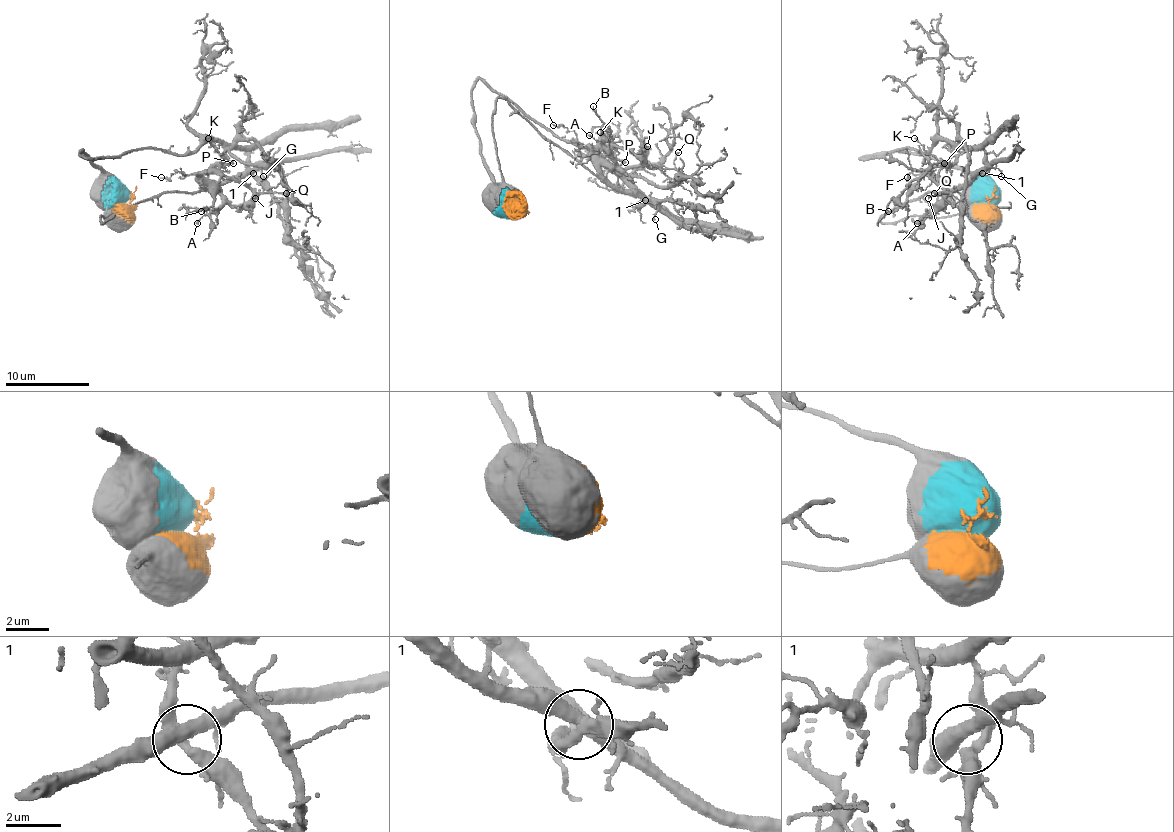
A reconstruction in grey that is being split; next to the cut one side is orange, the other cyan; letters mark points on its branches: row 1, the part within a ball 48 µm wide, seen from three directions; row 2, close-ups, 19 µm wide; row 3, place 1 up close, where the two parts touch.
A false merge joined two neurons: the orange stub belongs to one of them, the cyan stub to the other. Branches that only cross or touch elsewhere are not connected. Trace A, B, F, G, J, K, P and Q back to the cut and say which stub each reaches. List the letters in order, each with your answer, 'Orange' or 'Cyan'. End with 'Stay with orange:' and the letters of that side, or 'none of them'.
A: Orange
B: Orange
F: Orange
G: Orange
J: Orange
K: Orange
P: Orange
Q: Orange
Stay with orange: A, B, F, G, J, K, P, Q

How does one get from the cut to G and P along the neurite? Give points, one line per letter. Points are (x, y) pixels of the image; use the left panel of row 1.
G: (129, 196), (127, 204), (106, 217), (102, 215), (100, 221), (163, 192), (213, 189), (261, 166), (263, 177)
P: (129, 196), (127, 204), (106, 217), (102, 215), (100, 221), (163, 192), (198, 189), (209, 171), (234, 162)

